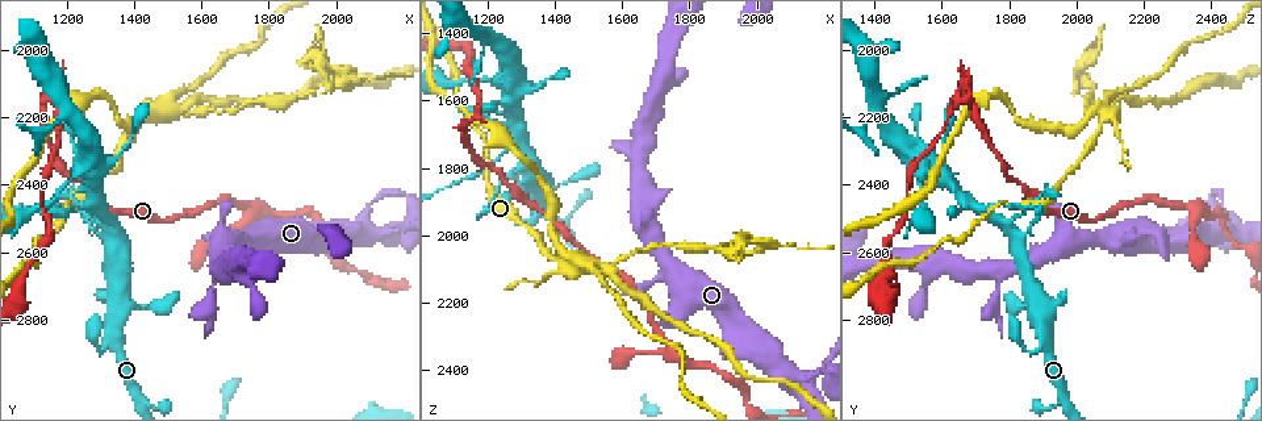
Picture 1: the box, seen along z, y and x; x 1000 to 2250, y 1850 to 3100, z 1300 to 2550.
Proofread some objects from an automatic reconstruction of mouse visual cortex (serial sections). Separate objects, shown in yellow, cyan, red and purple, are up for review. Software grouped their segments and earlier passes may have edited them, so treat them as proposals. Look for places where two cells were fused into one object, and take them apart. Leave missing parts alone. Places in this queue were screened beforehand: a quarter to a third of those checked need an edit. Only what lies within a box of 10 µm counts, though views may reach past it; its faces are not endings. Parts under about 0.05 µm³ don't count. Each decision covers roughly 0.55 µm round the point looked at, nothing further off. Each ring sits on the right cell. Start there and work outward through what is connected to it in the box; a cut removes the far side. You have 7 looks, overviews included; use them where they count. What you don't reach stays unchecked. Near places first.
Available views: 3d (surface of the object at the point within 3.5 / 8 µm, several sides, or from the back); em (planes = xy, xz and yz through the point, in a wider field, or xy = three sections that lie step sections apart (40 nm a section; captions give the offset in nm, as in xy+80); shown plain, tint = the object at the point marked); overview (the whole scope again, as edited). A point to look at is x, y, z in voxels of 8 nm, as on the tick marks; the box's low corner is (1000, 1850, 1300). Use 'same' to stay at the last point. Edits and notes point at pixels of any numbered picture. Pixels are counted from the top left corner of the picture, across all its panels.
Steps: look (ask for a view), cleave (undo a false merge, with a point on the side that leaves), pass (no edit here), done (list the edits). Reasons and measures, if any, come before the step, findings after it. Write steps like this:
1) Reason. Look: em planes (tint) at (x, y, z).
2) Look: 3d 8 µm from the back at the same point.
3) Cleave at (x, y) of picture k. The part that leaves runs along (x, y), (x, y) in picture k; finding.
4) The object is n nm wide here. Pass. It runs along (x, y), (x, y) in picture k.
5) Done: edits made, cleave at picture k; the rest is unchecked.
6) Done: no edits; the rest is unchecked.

Sharp bend. Look: 3d 3.5 µm at (1130, 2140, 1680).

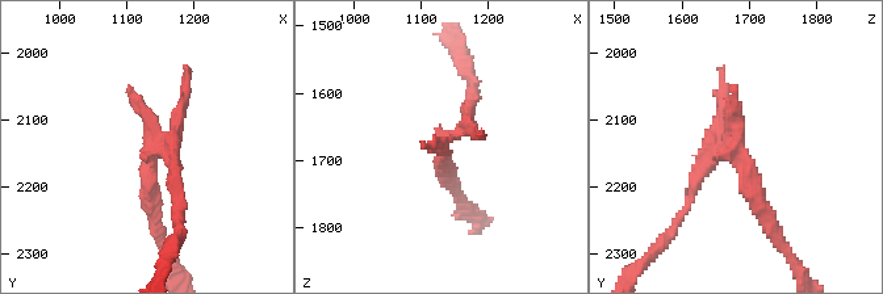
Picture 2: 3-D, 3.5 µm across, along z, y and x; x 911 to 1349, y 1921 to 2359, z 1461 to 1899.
Shape alone is not enough. Look: em xy step 5 (tint) at (1140, 2135, 1680).

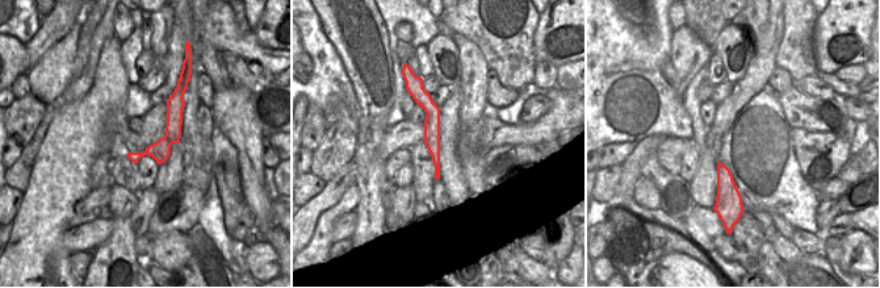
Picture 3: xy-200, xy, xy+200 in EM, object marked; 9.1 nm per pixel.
The object is 140 nm wide here. Cleave at (174, 184) of picture 2. A border runs along (156, 142), (153, 157) in picture 3; a second cell is stuck on.

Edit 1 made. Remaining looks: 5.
Look: overview.

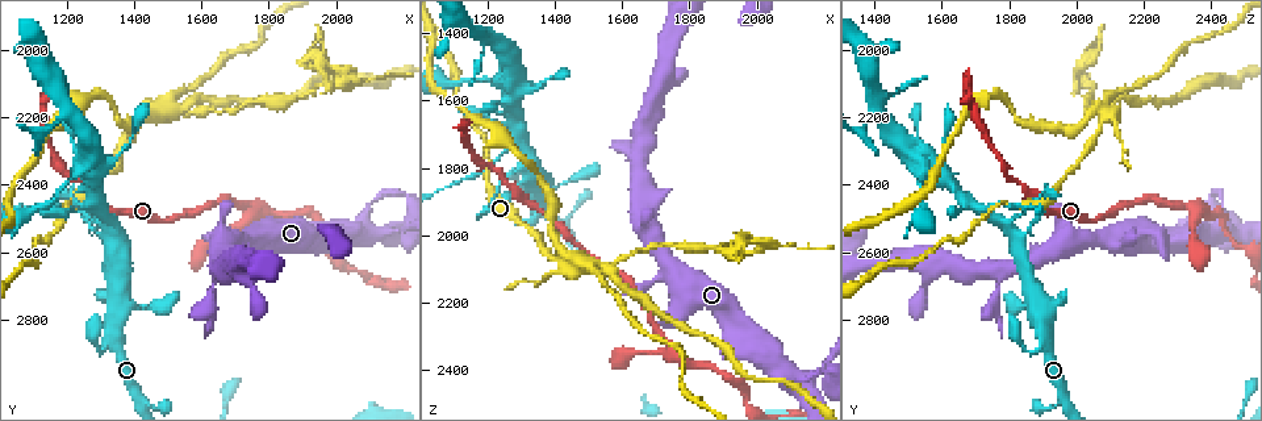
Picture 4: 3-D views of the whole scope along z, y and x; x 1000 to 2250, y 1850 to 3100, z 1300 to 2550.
Two arms in line, one across. Look: 3d 3.5 µm at (1300, 2470, 1720).

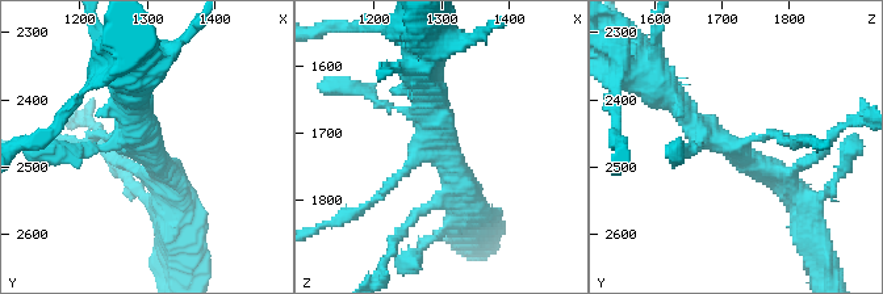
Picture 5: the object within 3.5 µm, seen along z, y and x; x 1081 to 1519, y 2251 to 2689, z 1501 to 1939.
Look: em planes (tint) at (1305, 2480, 1720).

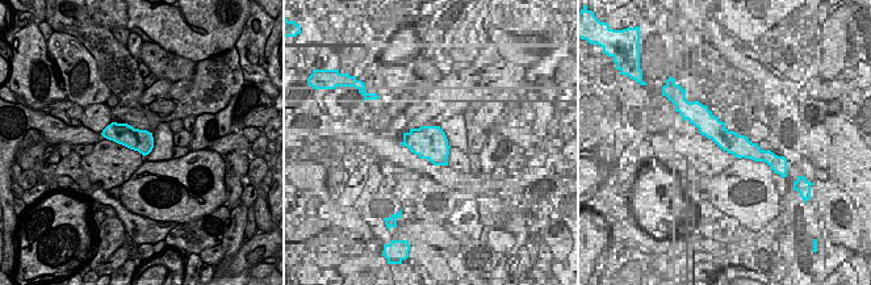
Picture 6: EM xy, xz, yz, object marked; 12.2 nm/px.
The object is 280 nm wide here. Pass. It runs along (798, 196), (701, 131), (670, 95) in picture 5; all the same cell.

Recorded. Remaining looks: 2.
Four arms meet. Look: 3d 3.5 µm at (2160, 2540, 2460).

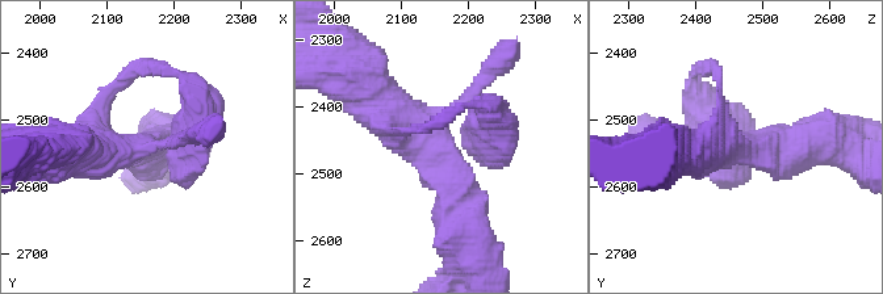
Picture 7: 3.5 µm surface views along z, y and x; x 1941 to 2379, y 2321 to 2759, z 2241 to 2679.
4 arms meet here; the arms are 150, 400, 500, 500 nm wide. Look: em xy step 3 (tint) at (2155, 2535, 2470).

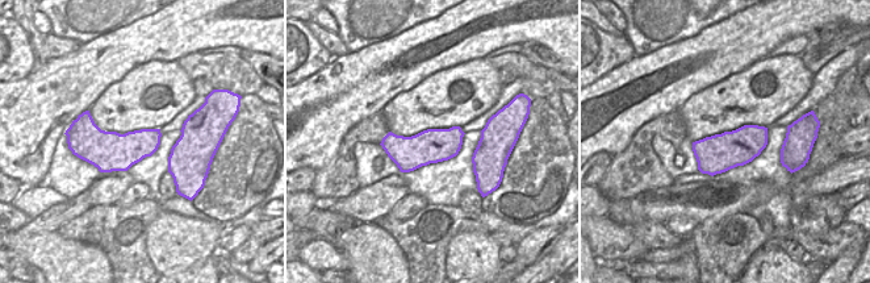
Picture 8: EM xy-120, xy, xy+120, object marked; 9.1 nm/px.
Pass. All the same cell.

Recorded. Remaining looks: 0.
Done: edits made, cleave at picture 2; the rest is unchecked.

